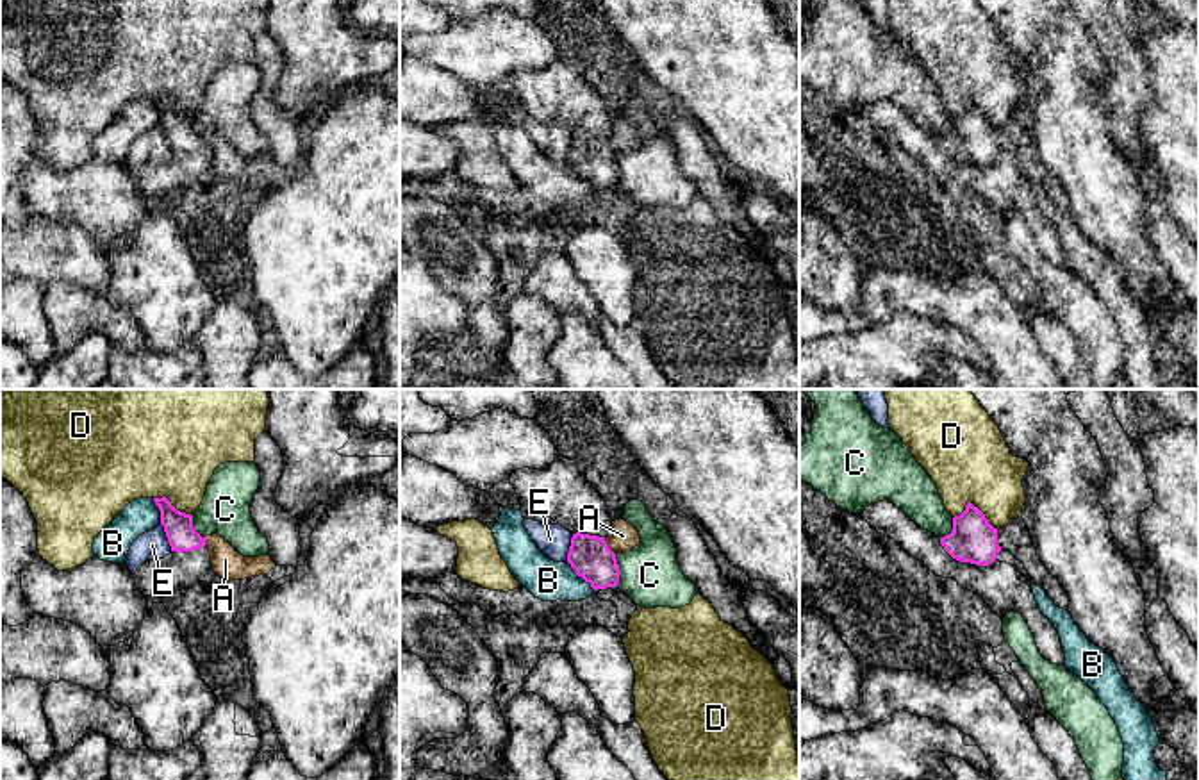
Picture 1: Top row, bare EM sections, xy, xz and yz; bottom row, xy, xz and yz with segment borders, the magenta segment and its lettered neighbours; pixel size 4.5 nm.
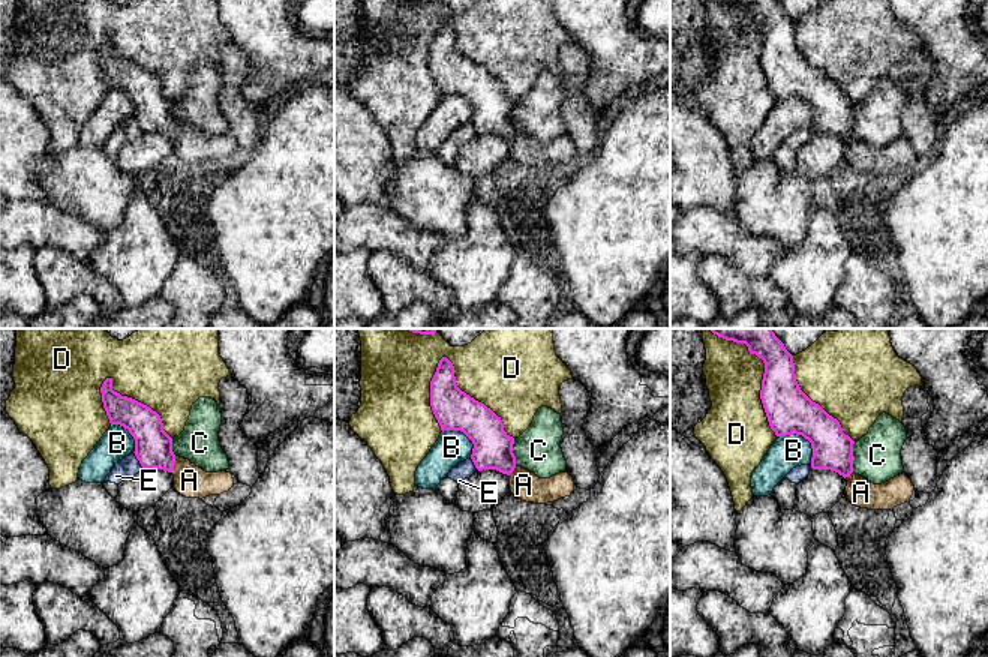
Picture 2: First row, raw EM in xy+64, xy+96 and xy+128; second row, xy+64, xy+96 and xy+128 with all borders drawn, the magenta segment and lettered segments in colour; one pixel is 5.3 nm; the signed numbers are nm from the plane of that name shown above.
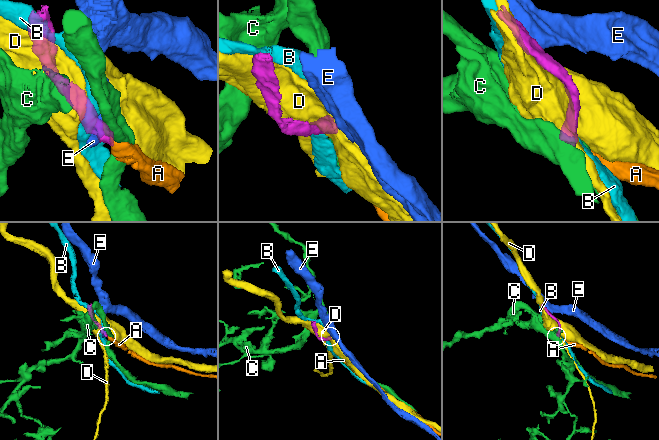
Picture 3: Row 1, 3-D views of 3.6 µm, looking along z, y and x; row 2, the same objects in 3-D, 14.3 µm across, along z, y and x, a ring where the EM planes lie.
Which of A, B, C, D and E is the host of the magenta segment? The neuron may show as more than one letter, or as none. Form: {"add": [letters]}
{"add": ["A"]}

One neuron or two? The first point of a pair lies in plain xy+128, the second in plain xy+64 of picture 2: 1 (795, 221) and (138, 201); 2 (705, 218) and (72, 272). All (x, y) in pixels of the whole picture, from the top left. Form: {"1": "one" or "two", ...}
{"1": "two", "2": "two"}

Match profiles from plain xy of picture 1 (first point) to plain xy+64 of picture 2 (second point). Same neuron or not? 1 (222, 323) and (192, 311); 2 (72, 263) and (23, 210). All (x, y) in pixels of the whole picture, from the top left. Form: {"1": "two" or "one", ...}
{"1": "one", "2": "one"}

